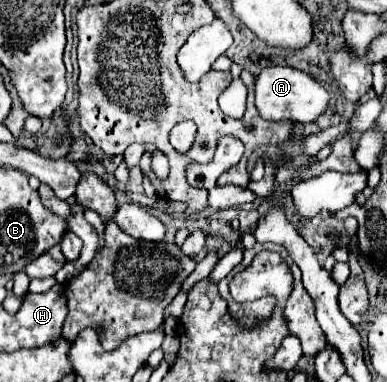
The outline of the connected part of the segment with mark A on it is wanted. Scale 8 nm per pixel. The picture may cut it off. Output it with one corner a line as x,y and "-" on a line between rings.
265,67
255,77
255,107
259,115
267,121
293,121
293,123
313,123
329,105
329,93
325,87
309,77
307,73
293,67

